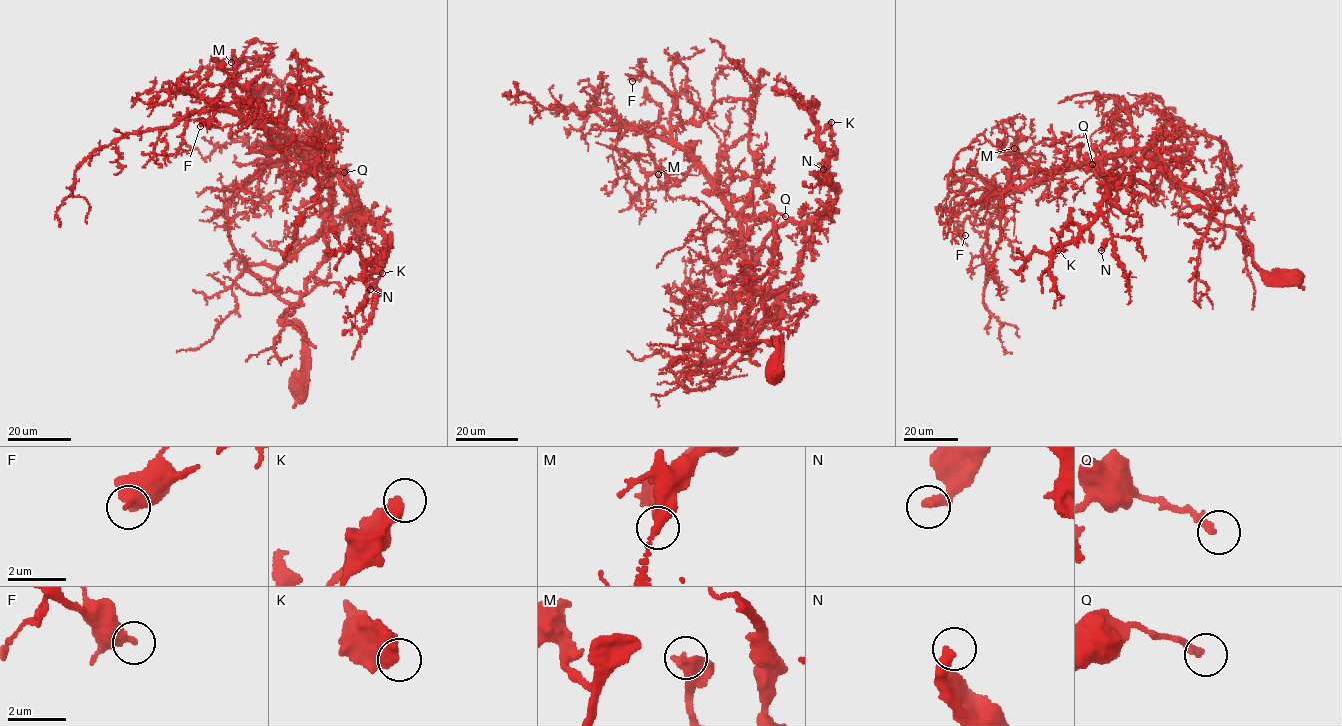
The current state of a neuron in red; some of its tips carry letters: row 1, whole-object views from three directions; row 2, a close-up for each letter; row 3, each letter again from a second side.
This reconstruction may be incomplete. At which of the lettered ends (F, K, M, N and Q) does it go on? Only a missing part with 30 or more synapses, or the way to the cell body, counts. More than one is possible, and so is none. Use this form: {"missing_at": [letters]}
{"missing_at": []}

